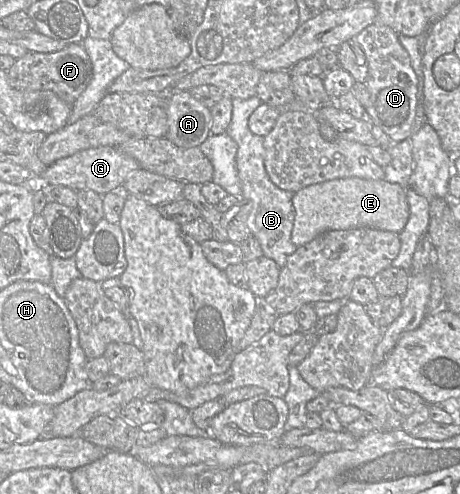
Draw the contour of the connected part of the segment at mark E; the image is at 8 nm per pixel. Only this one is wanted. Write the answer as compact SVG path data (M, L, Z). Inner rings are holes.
M357 177L334 179L307 186L293 194L295 210L291 240L303 246L320 234L331 230L374 228L400 233L409 219L406 190L399 184Z

